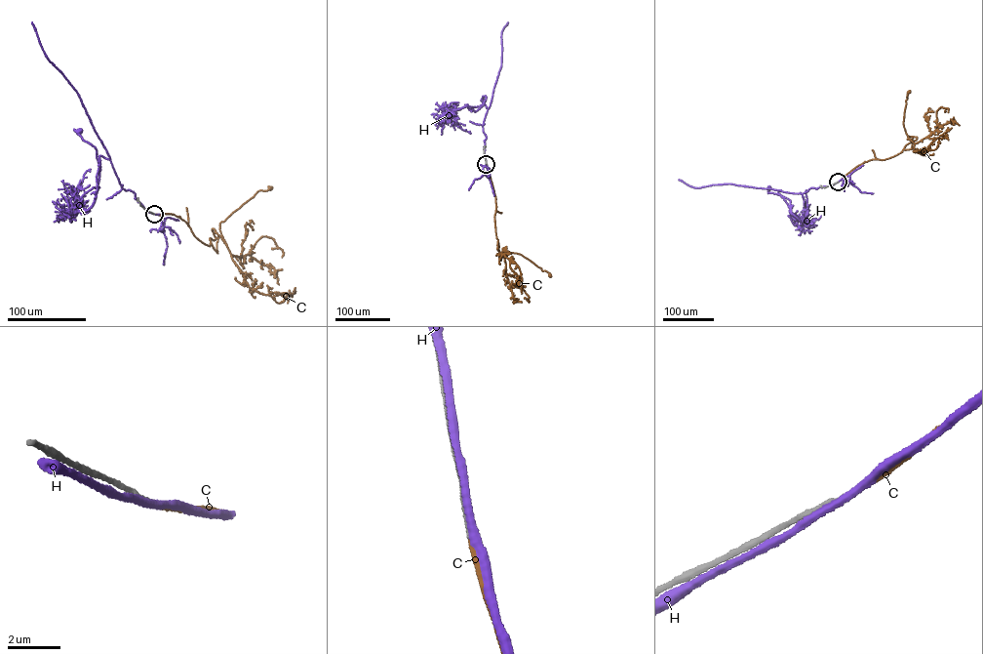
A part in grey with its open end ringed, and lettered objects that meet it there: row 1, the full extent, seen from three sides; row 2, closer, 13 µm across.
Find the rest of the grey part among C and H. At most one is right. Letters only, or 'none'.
C

